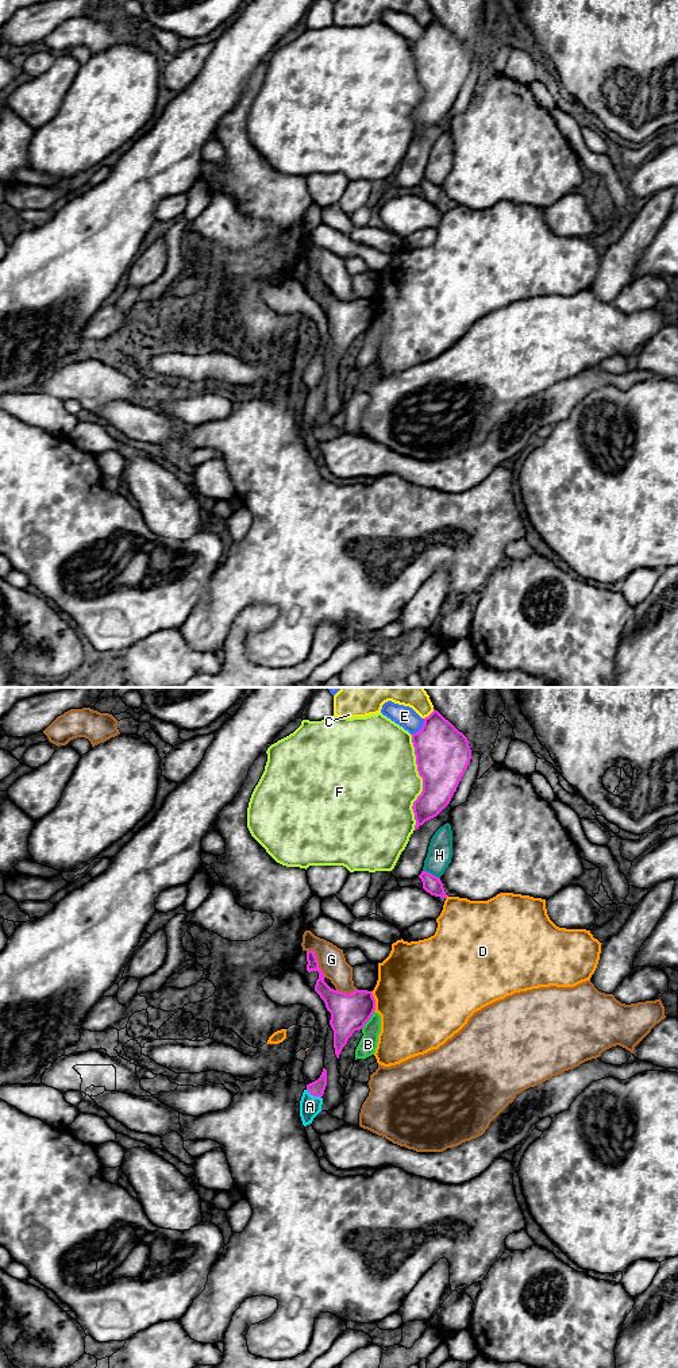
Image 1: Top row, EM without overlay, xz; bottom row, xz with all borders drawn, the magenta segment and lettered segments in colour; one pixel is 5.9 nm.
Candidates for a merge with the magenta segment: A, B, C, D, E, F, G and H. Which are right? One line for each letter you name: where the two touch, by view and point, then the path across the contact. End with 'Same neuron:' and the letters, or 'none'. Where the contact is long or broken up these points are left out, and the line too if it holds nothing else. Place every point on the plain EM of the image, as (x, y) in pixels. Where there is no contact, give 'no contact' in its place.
A: meets magenta in xz at (314, 404); runs through xz (316, 397), (314, 404), (309, 415)
Same neuron: A

